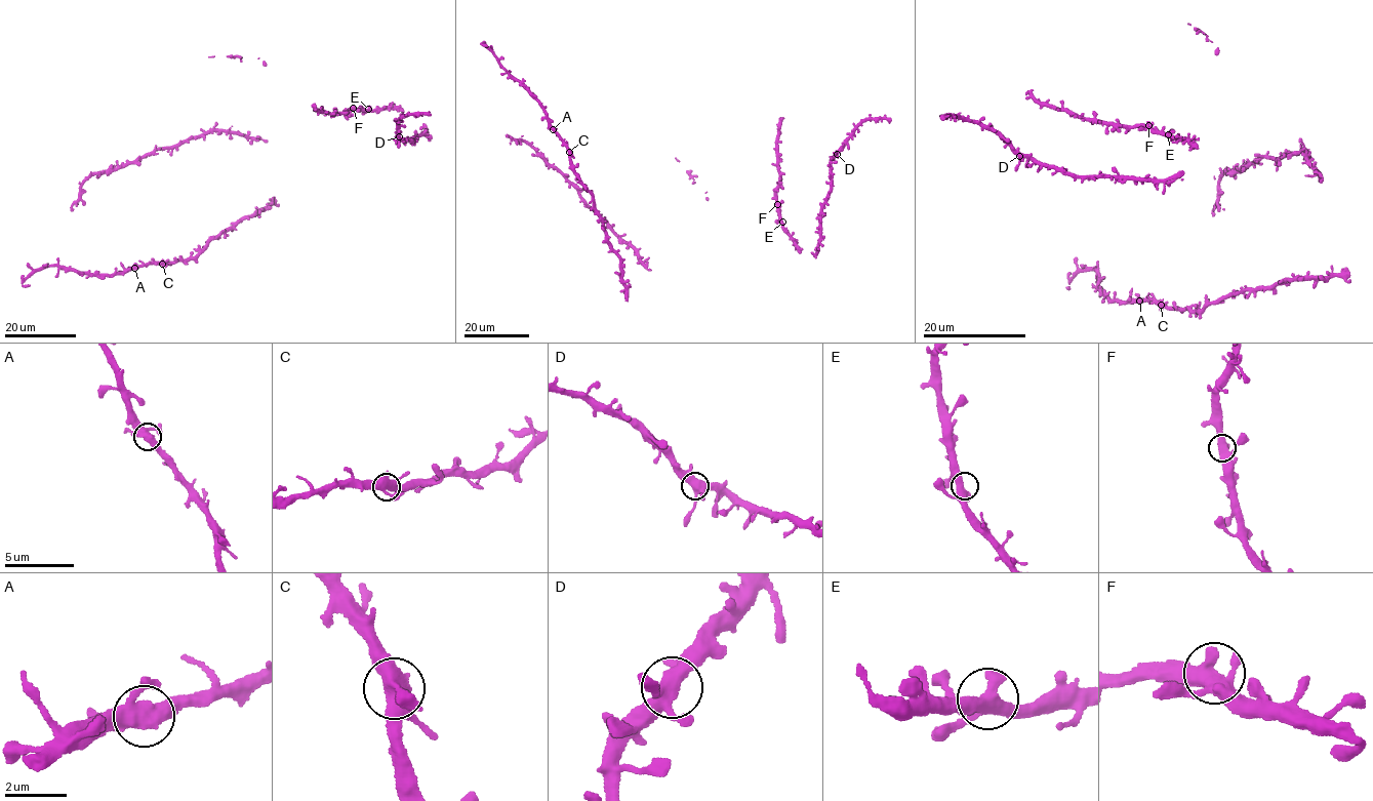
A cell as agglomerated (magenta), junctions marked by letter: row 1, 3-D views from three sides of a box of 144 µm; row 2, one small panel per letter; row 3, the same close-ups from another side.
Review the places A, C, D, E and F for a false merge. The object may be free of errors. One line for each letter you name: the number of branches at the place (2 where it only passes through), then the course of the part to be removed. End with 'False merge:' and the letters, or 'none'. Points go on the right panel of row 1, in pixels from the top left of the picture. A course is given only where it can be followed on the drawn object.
False merge: none

